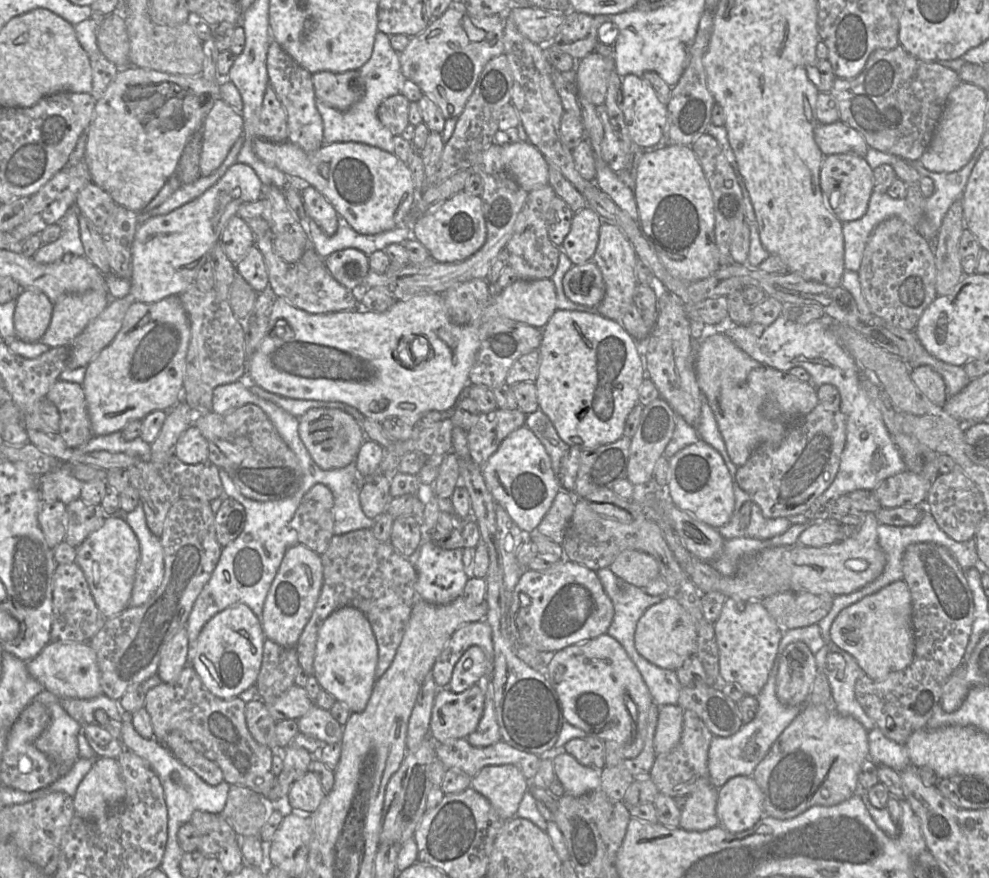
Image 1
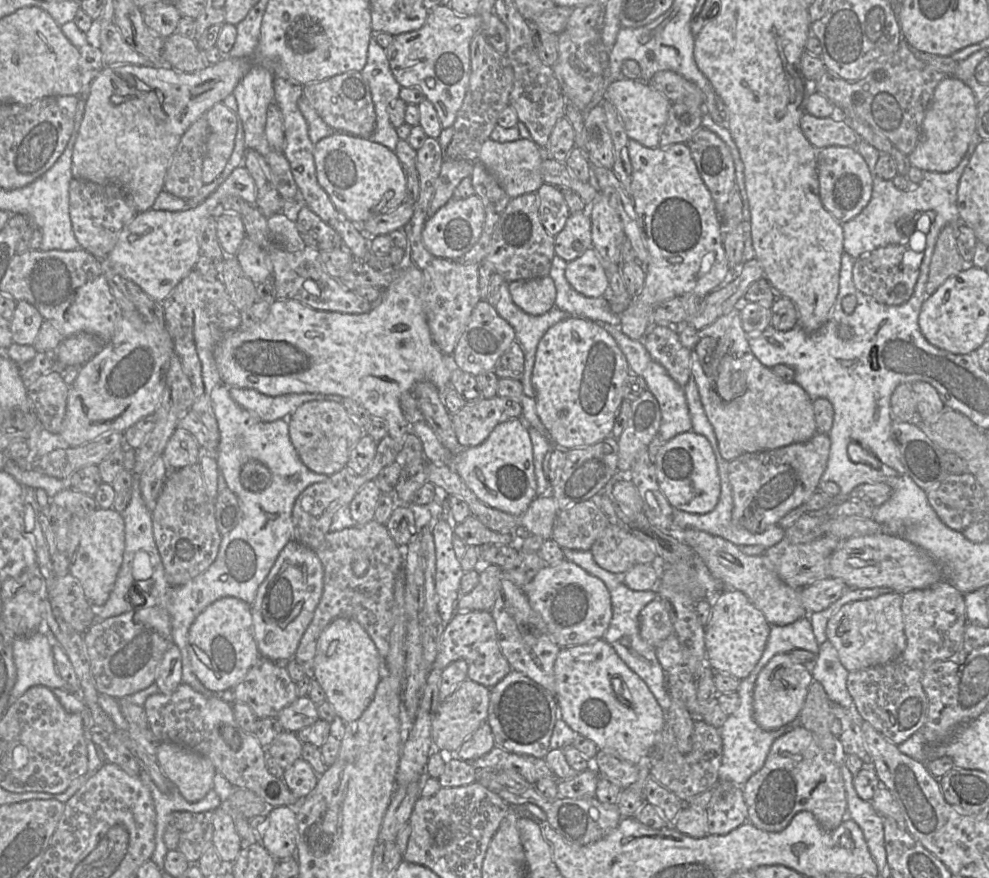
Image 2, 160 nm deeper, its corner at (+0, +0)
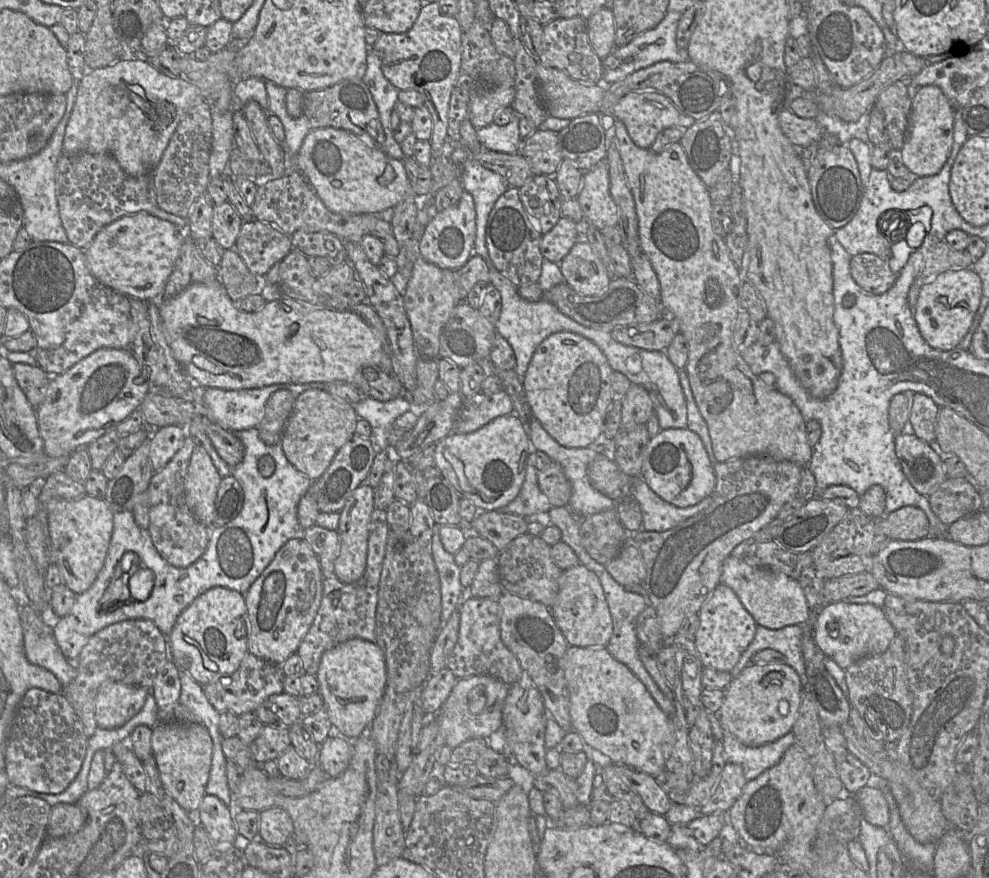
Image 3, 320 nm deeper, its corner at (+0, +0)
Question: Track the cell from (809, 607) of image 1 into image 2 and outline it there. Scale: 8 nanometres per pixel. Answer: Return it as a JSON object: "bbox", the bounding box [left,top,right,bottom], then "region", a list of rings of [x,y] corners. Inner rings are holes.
{"bbox":[800,577,850,614],"region":[[[828,577],[800,590],[807,614],[821,612],[850,591],[841,579]]]}

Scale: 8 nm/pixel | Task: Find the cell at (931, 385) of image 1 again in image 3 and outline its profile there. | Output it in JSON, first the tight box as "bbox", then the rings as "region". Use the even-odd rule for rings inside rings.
{"bbox":[910,393,940,442],"region":[[[915,393],[911,396],[910,432],[924,442],[935,441],[940,407],[929,396]]]}

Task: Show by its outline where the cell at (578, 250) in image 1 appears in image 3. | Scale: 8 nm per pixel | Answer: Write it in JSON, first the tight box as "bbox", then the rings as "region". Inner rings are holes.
{"bbox":[541,217,583,263],"region":[[[561,217],[549,232],[542,235],[541,254],[546,260],[560,263],[580,239],[583,239],[580,225],[567,217]]]}

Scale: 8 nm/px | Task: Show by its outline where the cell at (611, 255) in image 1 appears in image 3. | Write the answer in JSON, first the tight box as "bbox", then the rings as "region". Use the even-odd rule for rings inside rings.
{"bbox":[576,160,619,230],"region":[[[606,160],[584,172],[583,184],[576,198],[584,218],[598,230],[617,226],[619,209],[610,194],[610,177]]]}

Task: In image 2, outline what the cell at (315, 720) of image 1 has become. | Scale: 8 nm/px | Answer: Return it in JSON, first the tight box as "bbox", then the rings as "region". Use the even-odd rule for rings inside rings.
{"bbox":[276,697,319,732],"region":[[[298,697],[289,706],[283,708],[276,716],[283,731],[298,732],[311,726],[319,719],[317,706],[307,697]]]}

